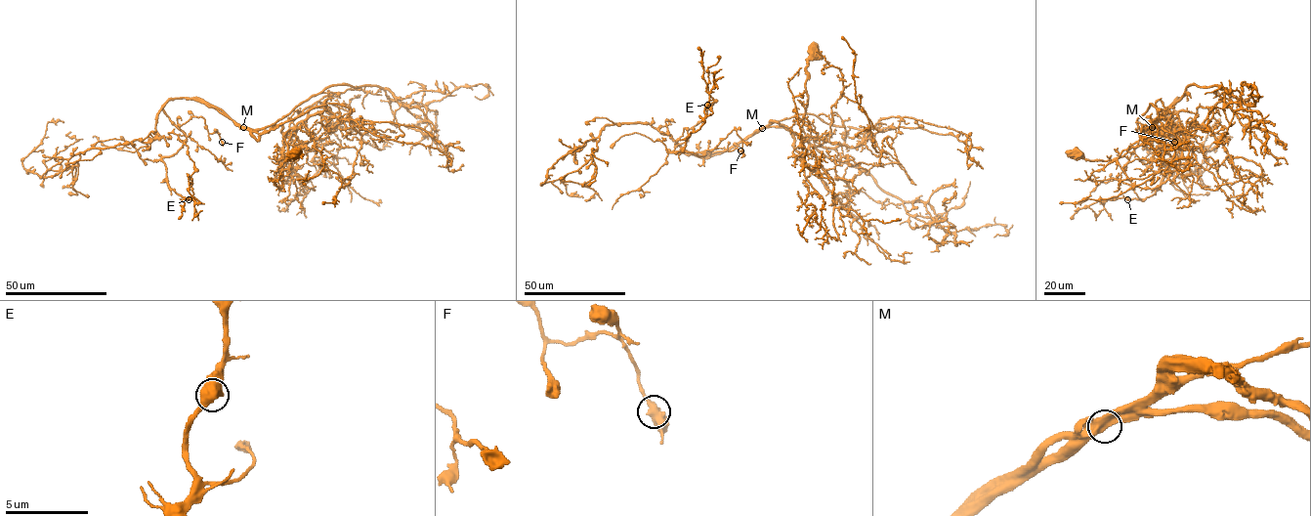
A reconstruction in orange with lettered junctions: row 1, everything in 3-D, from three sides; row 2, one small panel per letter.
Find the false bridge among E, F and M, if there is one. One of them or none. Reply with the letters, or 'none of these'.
M

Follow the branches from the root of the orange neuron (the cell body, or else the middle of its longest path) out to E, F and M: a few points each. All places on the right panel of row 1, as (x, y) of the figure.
E: (1076, 156), (1114, 160), (1159, 132), (1181, 133), (1145, 134), (1181, 98), (1165, 176), (1127, 199)
F: (1076, 156), (1114, 160), (1159, 132), (1181, 133), (1167, 125), (1145, 134), (1181, 98), (1172, 104), (1174, 142)
M: (1076, 156), (1114, 160), (1143, 139), (1167, 129), (1182, 132), (1167, 125), (1145, 134), (1152, 127)

